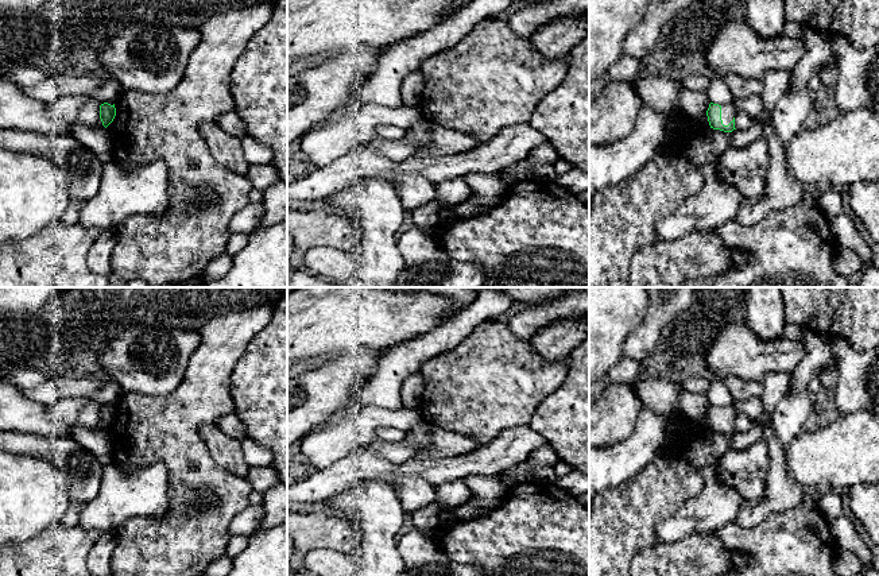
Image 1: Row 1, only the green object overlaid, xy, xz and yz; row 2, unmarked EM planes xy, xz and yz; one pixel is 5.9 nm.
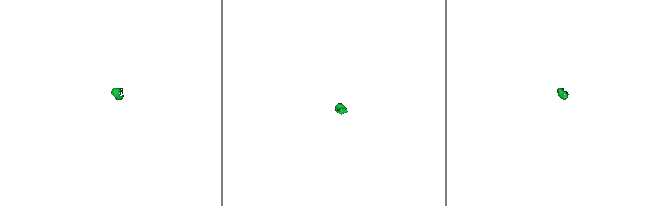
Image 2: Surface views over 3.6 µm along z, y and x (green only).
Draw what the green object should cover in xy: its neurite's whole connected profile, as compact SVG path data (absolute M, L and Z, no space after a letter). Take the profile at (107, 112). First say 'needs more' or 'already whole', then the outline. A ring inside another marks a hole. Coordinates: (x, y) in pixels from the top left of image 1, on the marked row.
already whole; M104 103L100 105L100 119L105 128L113 121L115 116L116 116L115 104L111 105L108 103Z

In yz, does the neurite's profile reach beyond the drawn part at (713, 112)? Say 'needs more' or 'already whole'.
needs more

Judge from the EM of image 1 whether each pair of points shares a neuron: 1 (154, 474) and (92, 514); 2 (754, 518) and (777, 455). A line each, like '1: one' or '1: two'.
1: one
2: one

